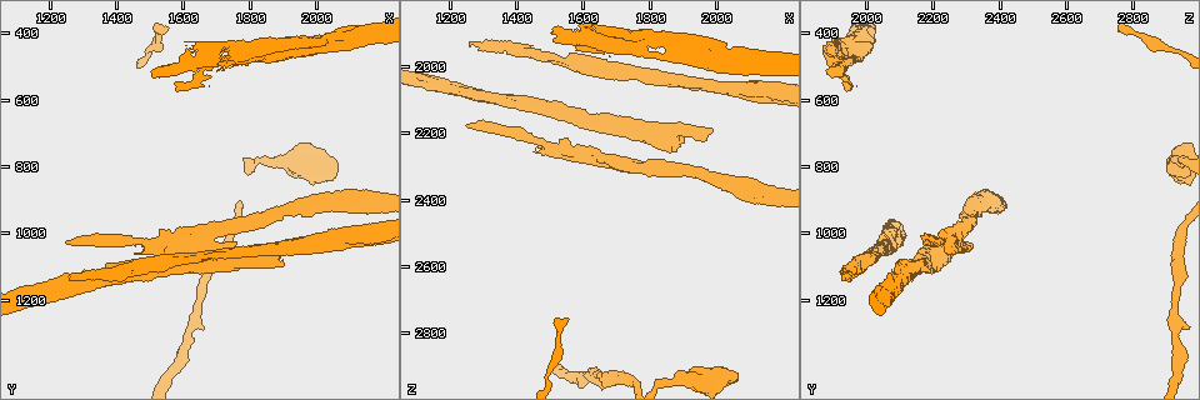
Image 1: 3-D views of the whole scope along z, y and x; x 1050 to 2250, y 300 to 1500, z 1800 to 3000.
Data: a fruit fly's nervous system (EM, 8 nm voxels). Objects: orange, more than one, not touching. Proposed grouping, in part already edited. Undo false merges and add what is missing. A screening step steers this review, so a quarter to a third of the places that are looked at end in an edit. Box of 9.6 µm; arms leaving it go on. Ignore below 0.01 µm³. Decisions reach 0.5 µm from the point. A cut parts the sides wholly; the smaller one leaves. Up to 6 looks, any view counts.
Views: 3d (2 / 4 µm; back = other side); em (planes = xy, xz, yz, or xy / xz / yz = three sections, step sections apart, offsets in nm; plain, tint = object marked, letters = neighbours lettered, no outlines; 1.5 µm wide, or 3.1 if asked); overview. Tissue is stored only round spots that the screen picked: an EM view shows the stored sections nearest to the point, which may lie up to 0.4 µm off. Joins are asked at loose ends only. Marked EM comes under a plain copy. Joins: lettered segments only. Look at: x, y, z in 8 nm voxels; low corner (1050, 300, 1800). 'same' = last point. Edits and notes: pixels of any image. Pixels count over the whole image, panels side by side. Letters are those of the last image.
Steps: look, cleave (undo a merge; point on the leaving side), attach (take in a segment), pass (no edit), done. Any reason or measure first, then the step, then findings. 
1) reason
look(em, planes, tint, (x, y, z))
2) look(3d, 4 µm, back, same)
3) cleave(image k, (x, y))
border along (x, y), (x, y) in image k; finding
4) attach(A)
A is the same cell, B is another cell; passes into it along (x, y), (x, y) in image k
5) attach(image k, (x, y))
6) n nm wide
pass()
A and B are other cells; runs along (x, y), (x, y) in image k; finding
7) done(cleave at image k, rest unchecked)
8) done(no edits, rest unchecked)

an open end
look(3d, 2 µm, (1710, 1050, 2150))

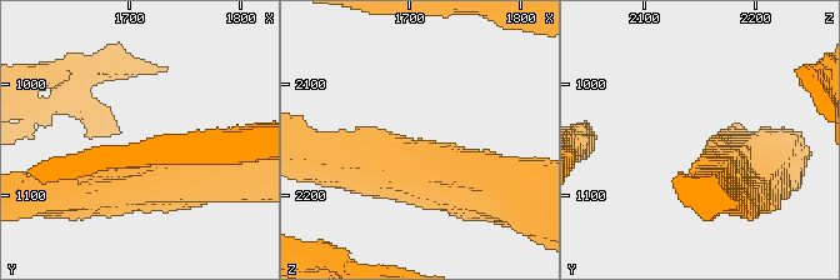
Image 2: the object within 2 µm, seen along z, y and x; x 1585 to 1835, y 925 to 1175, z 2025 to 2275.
look(em, planes, letters, (1720, 1058, 2152))

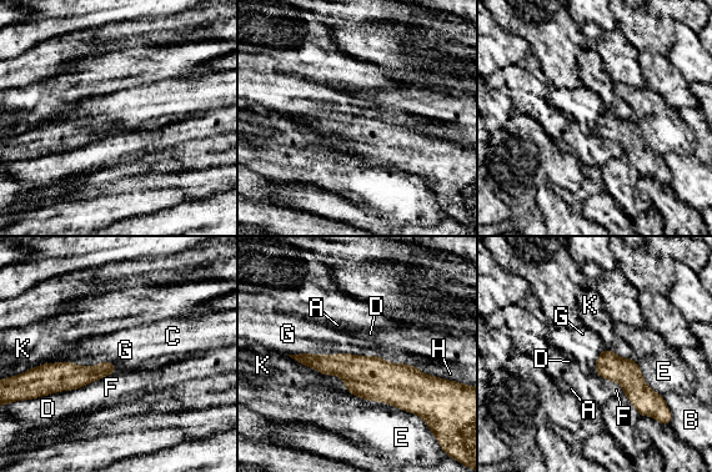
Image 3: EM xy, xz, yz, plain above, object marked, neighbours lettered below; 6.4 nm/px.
G touches over 600 nm
pass()
A, B, C, D, E, F, G, H and K are other cells; no lettered segment goes on from it

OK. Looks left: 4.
two arms at a narrow angle
look(em, planes, letters, (1770, 460, 1920))

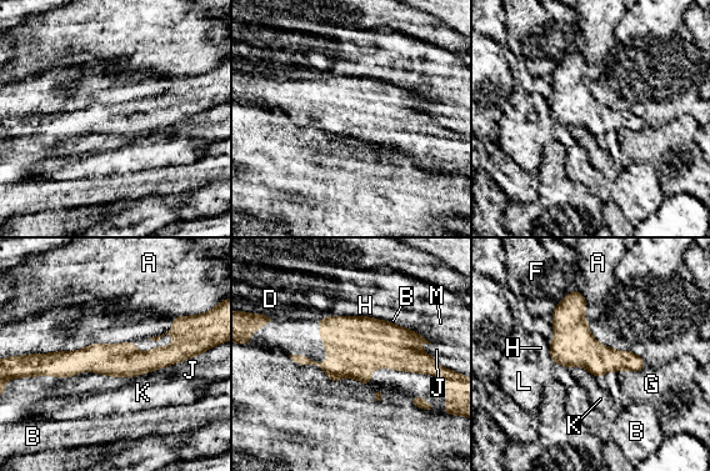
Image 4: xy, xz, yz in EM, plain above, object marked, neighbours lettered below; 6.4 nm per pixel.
pass()
A, B, D, F, G, H, J, K, L and M are other cells; runs along (183, 321), (180, 342), (153, 360), (41, 357) in image 4; all the same neuron

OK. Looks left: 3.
branch stops here
look(3d, 4 µm, (2070, 820, 2950))

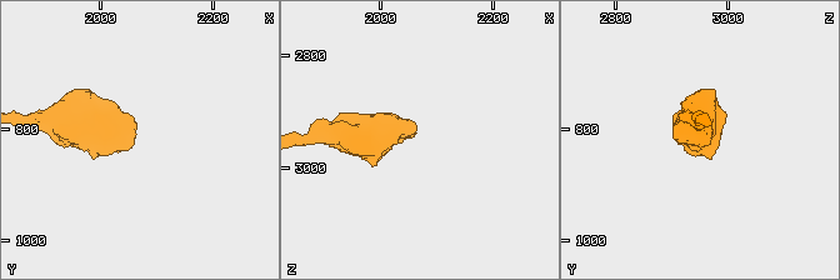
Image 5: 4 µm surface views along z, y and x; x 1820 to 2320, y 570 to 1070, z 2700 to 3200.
now the EM
look(em, xy, step 4, letters, (2065, 825, 2940))

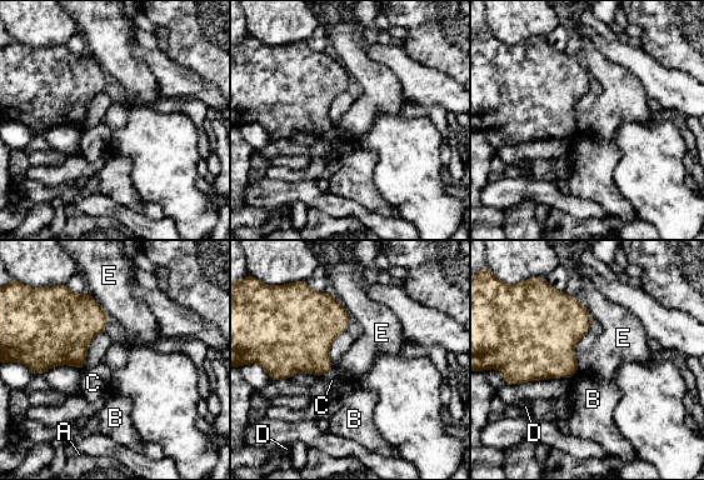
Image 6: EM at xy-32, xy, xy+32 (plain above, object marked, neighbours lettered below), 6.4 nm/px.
look(em, planes, letters, same)

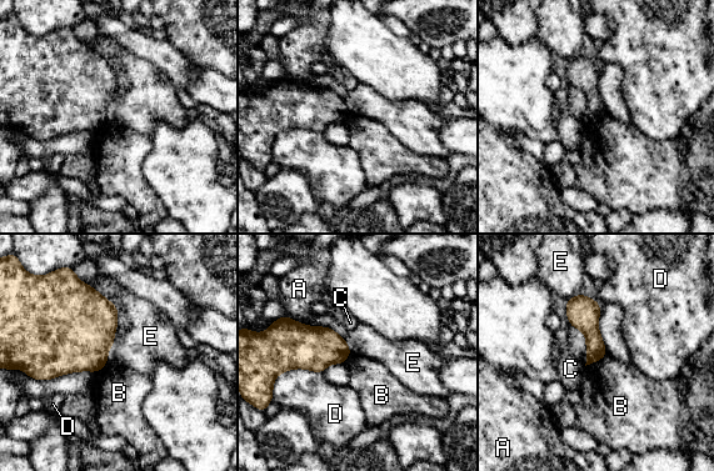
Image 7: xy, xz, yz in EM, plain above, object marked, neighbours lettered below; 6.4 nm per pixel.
pass()
A, B, C, D and E are other cells; border along (114, 344), (108, 351), (106, 361) in image 7; none of them fits

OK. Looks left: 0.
done(no edits, rest unchecked)

